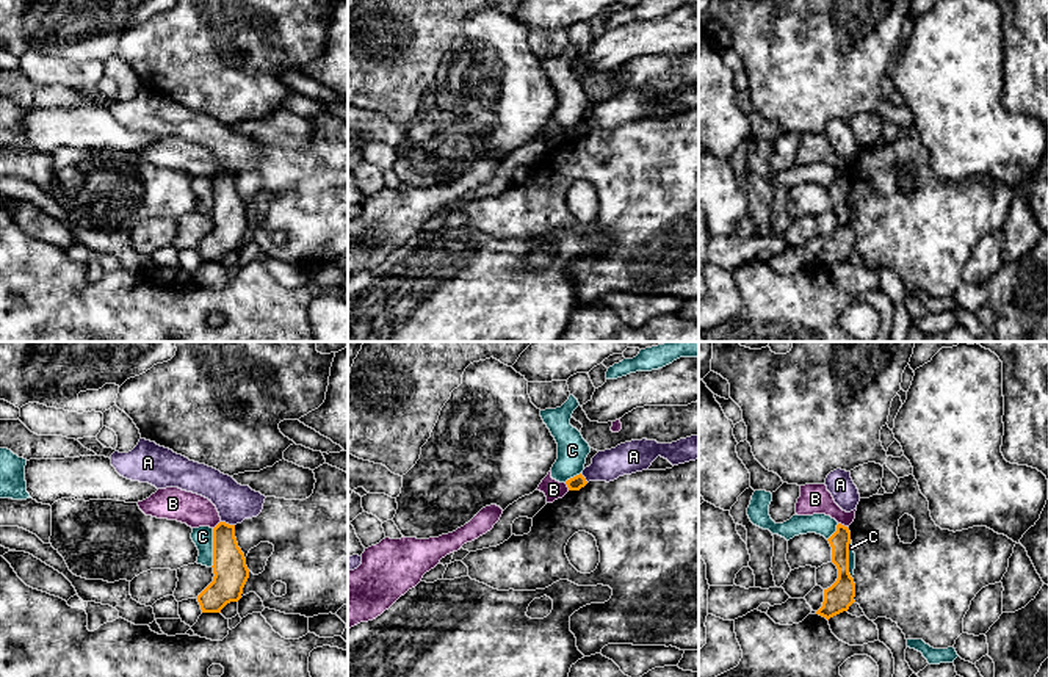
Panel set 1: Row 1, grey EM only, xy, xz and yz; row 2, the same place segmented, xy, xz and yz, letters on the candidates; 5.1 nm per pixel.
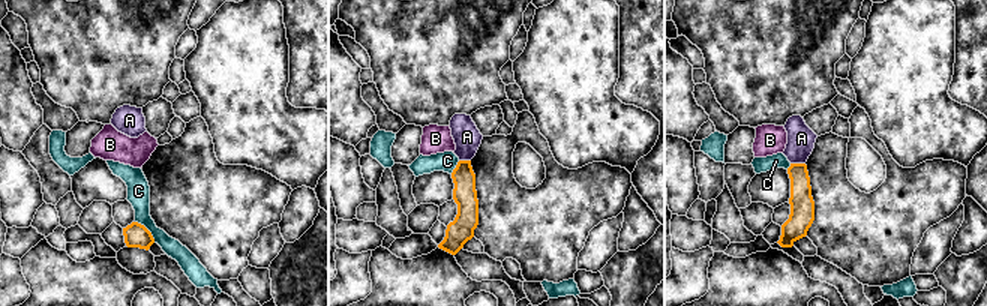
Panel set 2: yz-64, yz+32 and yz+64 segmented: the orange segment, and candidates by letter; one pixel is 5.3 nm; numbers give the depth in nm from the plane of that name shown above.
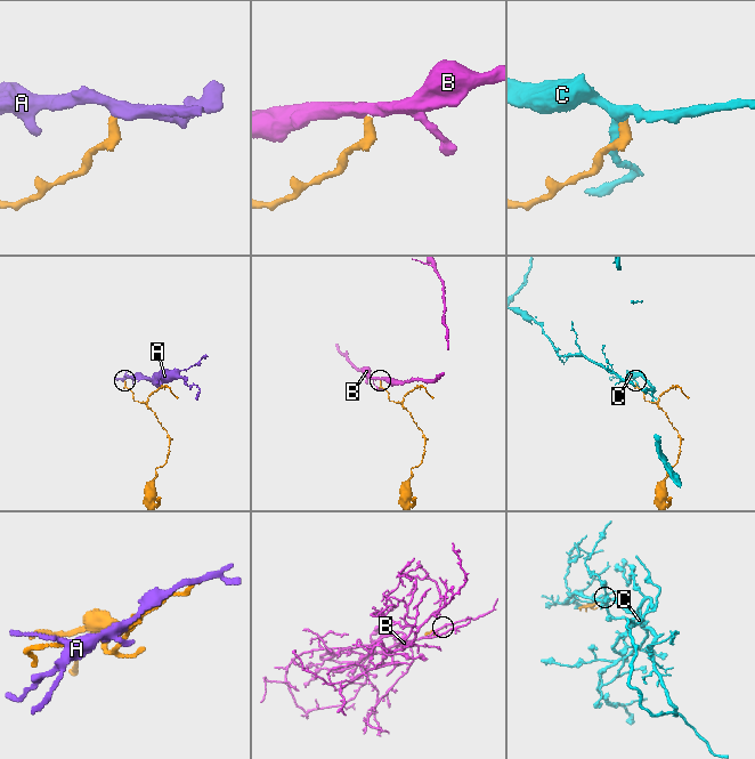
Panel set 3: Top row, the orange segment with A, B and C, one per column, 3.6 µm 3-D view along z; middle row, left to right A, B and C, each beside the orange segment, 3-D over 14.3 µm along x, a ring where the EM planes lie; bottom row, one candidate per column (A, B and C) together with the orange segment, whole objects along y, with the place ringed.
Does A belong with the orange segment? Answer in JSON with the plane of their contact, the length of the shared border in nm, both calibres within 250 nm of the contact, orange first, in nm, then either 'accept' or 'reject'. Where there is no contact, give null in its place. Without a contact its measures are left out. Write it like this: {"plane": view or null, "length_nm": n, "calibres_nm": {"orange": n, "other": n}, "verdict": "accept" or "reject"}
{"plane": "xy", "length_nm": 80, "calibres_nm": {"orange": 180, "other": 190}, "verdict": "reject"}

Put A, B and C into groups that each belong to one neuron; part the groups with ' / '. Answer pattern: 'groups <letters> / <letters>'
groups A / B / C

